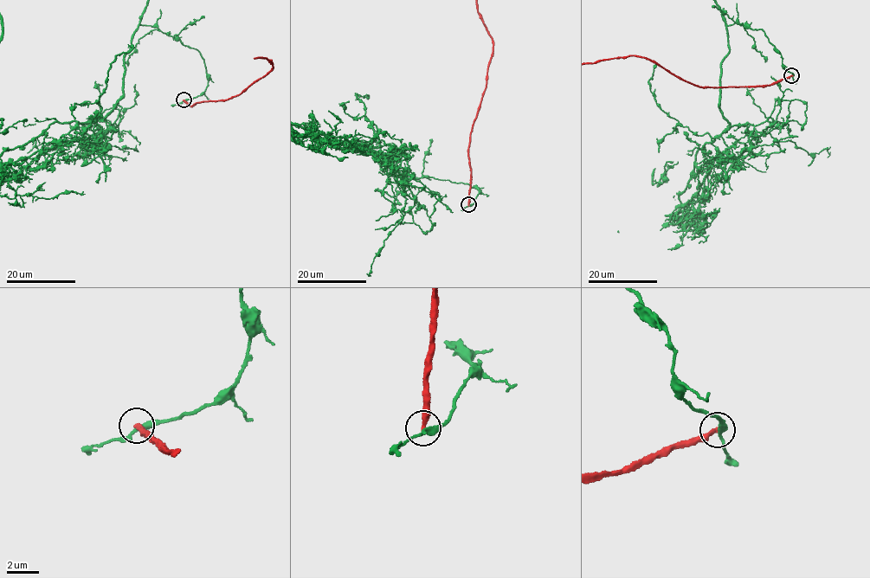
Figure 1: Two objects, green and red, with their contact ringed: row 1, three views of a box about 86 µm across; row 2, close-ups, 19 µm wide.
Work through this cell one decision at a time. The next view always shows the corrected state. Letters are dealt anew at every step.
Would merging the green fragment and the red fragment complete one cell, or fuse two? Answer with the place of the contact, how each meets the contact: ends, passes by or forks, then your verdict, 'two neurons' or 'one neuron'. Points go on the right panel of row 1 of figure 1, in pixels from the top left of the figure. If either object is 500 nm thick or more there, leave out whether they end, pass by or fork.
(791, 75) | green passes by | red ends | two neurons

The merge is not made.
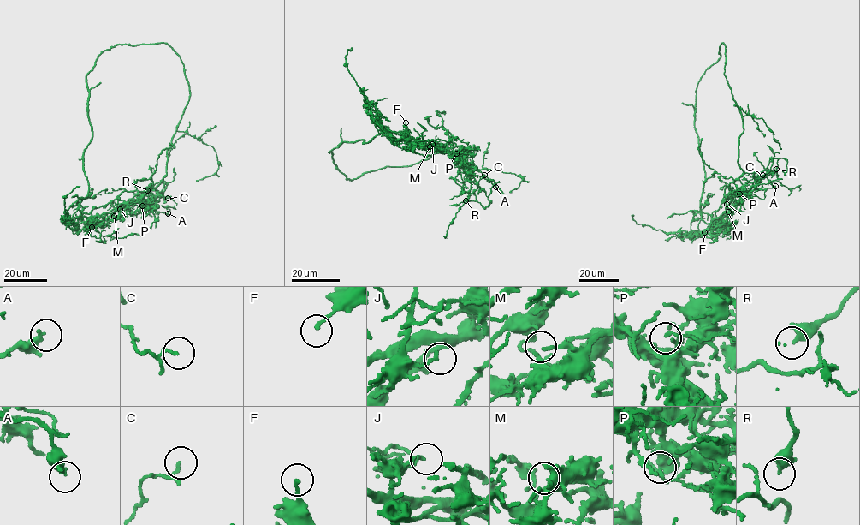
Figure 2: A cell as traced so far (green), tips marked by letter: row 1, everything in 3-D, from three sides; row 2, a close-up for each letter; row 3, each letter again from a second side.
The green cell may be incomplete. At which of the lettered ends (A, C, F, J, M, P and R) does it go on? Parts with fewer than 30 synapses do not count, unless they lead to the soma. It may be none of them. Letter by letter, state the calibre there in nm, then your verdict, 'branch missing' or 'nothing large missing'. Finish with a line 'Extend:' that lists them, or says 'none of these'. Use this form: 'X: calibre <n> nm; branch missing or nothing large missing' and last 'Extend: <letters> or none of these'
A: calibre 320 nm; nothing large missing
C: calibre 110 nm; nothing large missing
F: calibre 130 nm; nothing large missing
J: calibre 150 nm; nothing large missing
M: calibre 130 nm; nothing large missing
P: calibre 140 nm; nothing large missing
R: calibre 480 nm; nothing large missing
Extend: none of these

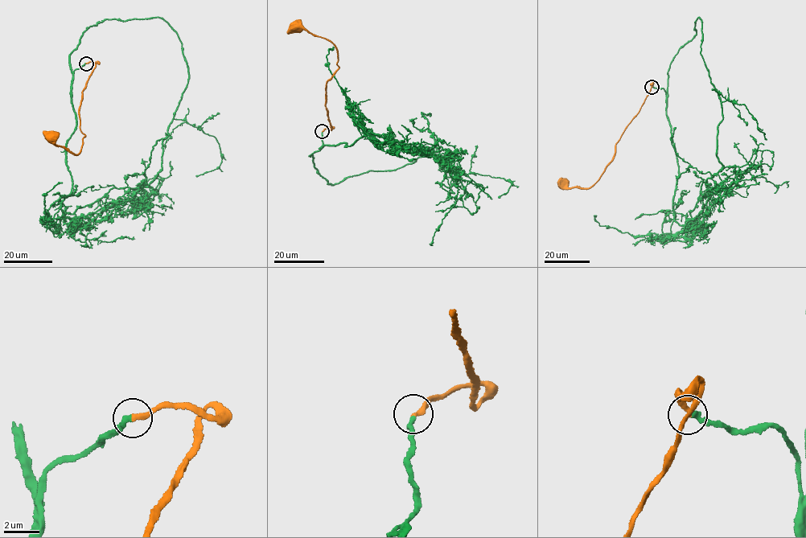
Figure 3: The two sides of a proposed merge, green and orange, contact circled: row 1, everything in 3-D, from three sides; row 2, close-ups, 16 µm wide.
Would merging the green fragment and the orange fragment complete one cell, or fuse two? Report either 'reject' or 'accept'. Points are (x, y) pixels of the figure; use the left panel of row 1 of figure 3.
accept

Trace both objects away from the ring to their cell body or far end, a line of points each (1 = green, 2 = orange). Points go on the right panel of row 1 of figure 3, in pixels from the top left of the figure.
1: (651, 87), (666, 93), (678, 166), (674, 220), (693, 219), (754, 150), (768, 149), (772, 164), (754, 172)
2: (651, 87), (639, 112), (615, 145), (614, 156), (598, 181), (585, 188), (566, 188), (562, 183)

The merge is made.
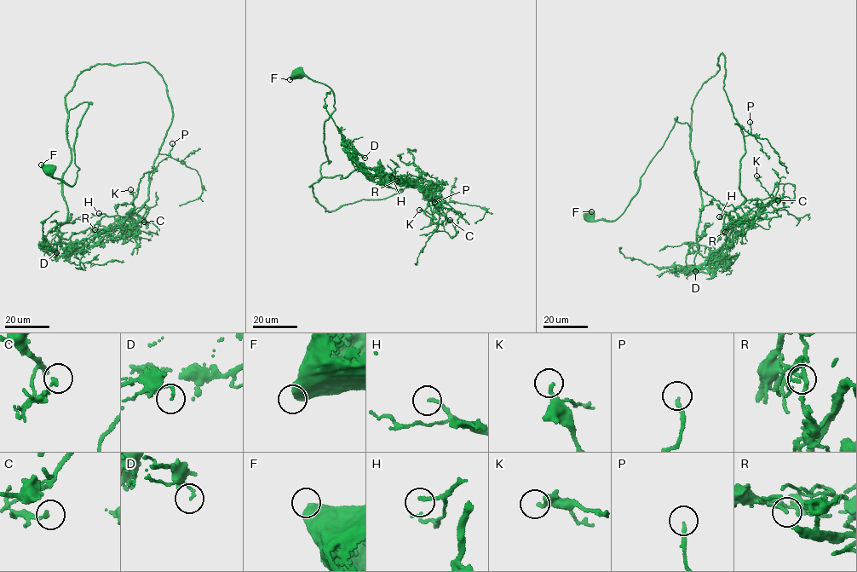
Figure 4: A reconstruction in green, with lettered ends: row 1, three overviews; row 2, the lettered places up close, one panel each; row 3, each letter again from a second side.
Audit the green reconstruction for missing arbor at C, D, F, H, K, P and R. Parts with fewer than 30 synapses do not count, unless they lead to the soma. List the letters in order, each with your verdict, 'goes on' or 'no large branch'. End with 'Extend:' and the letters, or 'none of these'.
C: no large branch
D: no large branch
F: no large branch
H: goes on
K: no large branch
P: goes on
R: no large branch
Extend: H, P

